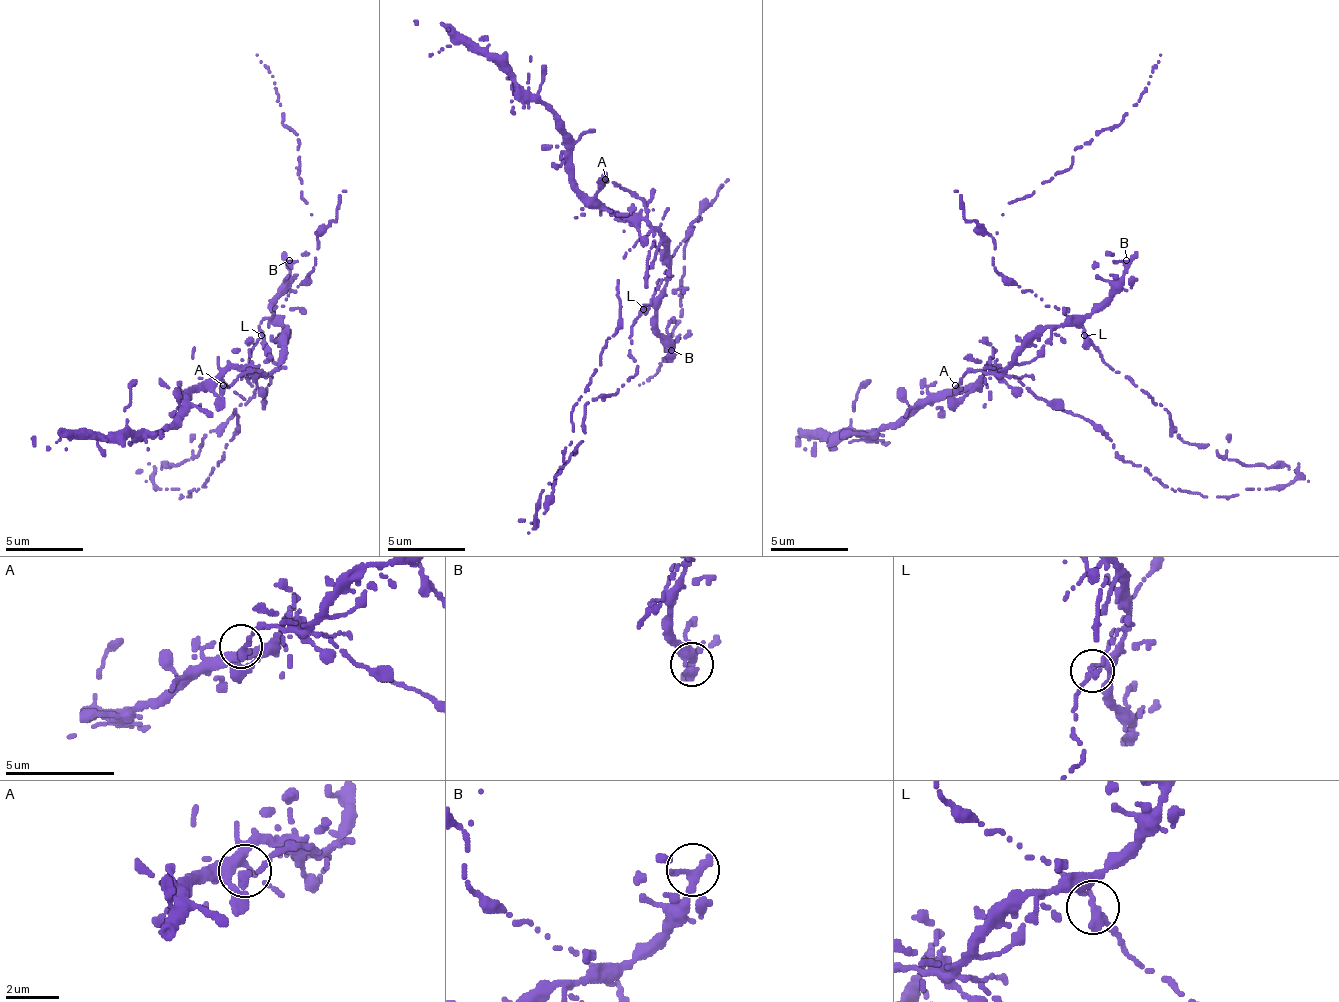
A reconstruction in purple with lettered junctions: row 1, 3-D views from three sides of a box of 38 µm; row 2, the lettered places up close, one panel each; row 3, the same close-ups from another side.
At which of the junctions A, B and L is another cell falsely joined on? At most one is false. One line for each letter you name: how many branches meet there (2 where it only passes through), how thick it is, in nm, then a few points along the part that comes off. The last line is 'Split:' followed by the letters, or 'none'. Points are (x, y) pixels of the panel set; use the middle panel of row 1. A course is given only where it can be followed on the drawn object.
L: branches 2; calibre 300 nm; course (644, 308), (628, 354), (636, 374), (586, 409), (539, 522), (570, 413), (617, 331), (617, 280)
Split: L

